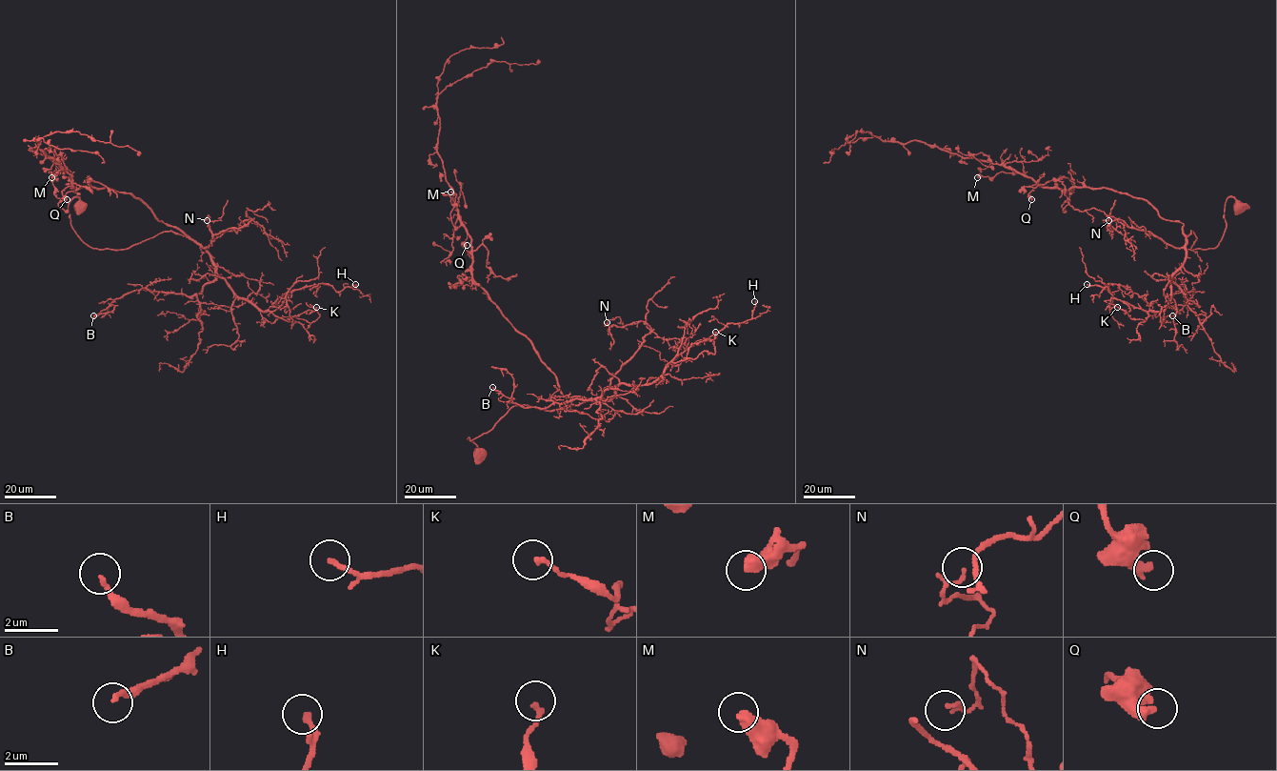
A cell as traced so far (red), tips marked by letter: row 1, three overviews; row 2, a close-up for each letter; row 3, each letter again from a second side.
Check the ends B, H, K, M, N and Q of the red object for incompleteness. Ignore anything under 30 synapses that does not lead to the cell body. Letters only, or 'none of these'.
none of these

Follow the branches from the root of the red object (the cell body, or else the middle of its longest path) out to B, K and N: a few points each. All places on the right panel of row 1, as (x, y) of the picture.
B: (1240, 209), (1227, 198), (1215, 248), (1191, 250), (1195, 235), (1187, 237), (1171, 279), (1193, 294), (1172, 315)
K: (1240, 209), (1227, 198), (1215, 248), (1191, 250), (1191, 231), (1163, 310), (1143, 320), (1117, 307)
N: (1240, 209), (1227, 198), (1223, 238), (1203, 250), (1191, 231), (1174, 248), (1122, 220), (1110, 233), (1108, 220)

